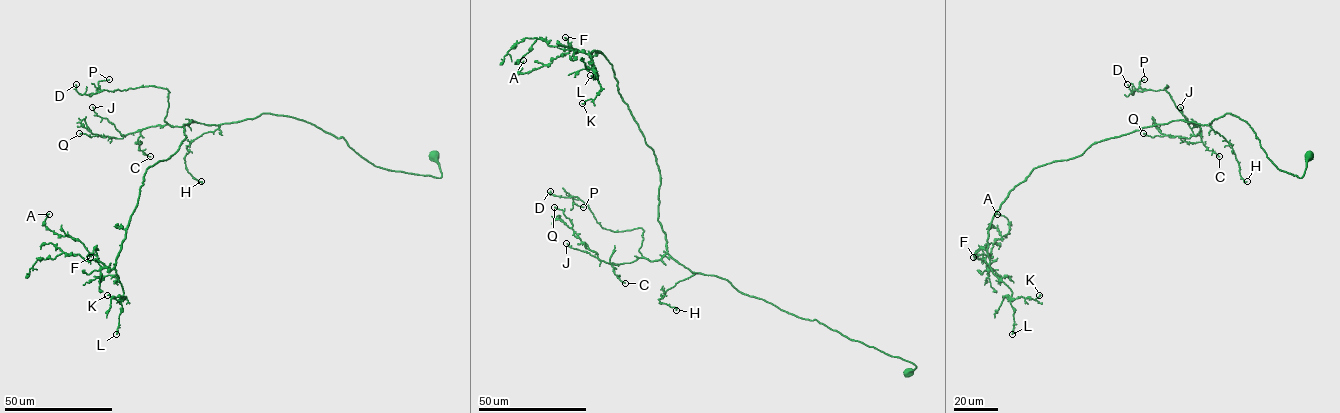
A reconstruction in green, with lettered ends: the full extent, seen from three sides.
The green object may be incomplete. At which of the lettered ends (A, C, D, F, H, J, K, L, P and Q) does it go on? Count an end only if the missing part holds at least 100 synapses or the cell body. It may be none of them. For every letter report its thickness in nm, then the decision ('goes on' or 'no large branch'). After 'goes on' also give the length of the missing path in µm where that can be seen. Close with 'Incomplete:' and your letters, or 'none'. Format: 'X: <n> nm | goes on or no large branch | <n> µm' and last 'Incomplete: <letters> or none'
A: 120 nm | no large branch
C: 150 nm | no large branch
D: 120 nm | no large branch
F: 140 nm | no large branch
H: 110 nm | no large branch
J: 100 nm | no large branch
K: 170 nm | no large branch
L: 240 nm | no large branch
P: 150 nm | no large branch
Q: 220 nm | no large branch
Incomplete: none

